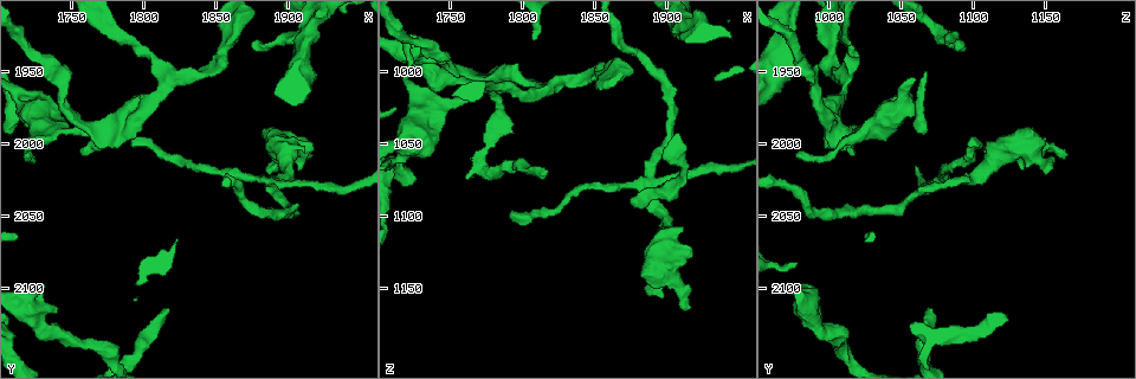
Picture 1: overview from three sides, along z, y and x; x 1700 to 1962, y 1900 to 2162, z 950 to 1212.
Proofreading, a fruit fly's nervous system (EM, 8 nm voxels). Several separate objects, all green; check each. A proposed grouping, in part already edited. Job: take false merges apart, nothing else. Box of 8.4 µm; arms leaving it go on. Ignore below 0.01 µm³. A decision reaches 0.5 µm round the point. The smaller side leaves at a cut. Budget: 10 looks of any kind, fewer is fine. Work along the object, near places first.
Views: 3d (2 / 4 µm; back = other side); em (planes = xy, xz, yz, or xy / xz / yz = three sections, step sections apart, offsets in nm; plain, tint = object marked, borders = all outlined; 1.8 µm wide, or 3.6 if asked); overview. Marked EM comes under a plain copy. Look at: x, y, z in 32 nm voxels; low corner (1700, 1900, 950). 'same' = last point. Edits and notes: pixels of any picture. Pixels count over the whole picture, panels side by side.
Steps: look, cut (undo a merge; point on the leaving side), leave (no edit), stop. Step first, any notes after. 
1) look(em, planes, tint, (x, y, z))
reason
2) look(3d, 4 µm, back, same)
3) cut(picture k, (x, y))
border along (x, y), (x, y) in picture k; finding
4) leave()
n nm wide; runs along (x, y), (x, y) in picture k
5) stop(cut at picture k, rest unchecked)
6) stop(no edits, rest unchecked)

look(em, 3.6 µm, planes, borders, (1898, 2002, 1138))
three arms meet

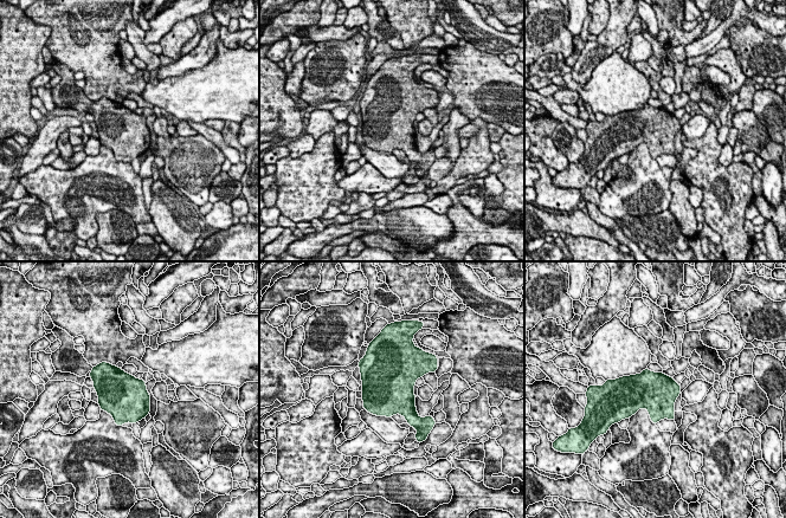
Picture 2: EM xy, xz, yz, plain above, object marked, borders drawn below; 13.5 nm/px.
leave()
continuous, no second cell

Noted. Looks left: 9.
look(3d, 4 µm, (1888, 2026, 1080))
looks like a crossing

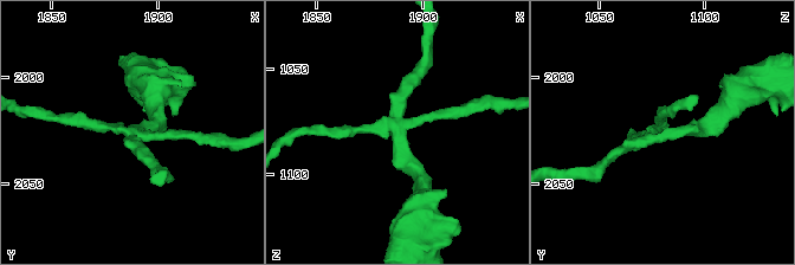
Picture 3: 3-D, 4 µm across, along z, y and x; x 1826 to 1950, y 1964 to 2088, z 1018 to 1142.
look(em, 3.6 µm, planes, tint, (1888, 2028, 1079))
4 arms

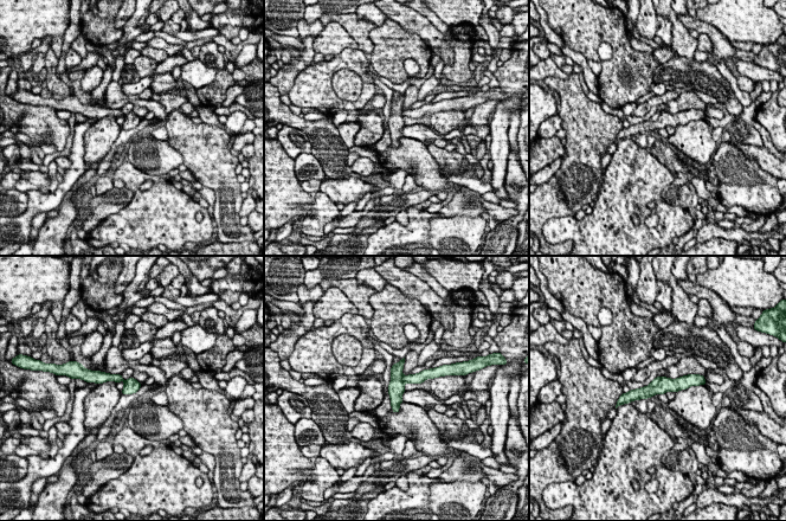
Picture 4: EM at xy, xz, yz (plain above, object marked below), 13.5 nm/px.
cut(picture 4, (656, 380))
border along (661, 377), (656, 385), (650, 386) in picture 4; a second cell is stuck on

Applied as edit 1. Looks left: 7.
look(em, 3.6 µm, planes, tint, (1718, 1978, 1050))
narrows sharply

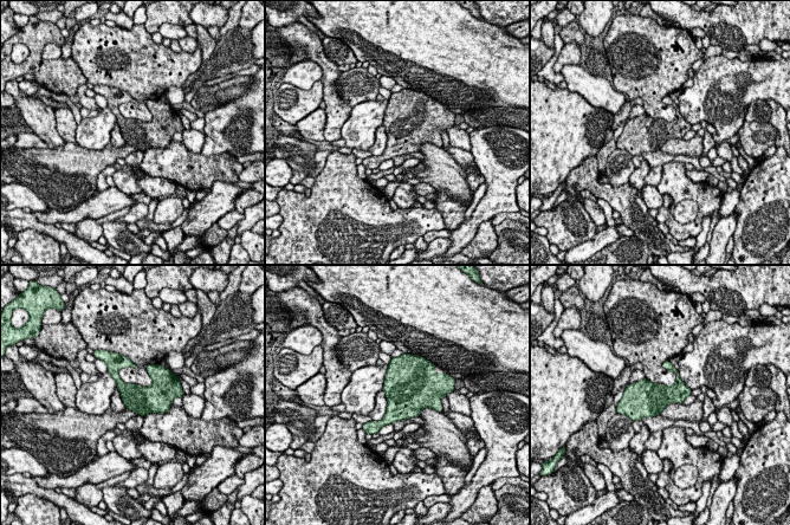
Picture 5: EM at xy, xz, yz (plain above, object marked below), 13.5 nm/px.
leave()
continuous, no second cell

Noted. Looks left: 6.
look(3d, 2 µm, (1772, 1996, 1008))
sharp bend

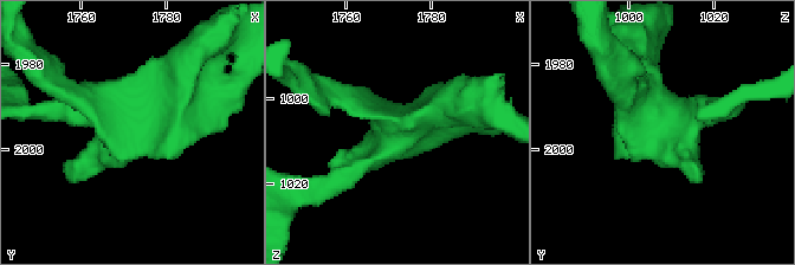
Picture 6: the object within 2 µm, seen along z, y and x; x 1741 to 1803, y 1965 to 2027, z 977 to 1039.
look(em, planes, tint, (1772, 1993, 1009))

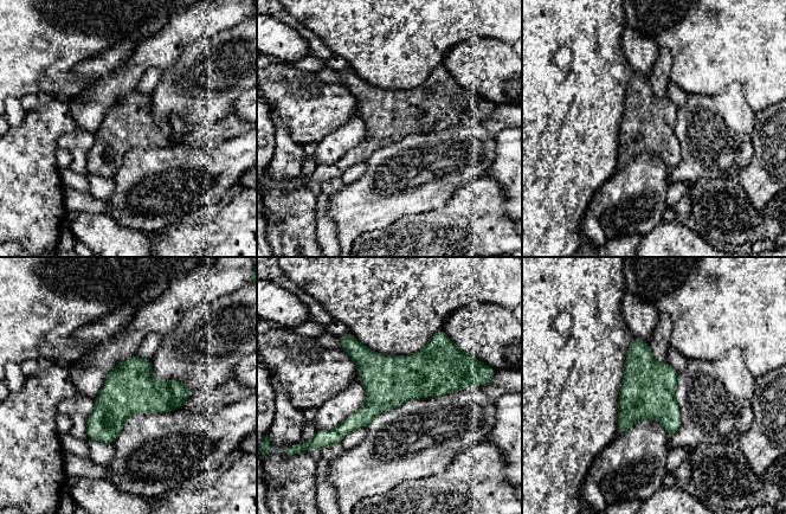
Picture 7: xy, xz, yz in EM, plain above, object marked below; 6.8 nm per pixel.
leave()
runs along (461, 384), (397, 383), (334, 432) in picture 7; one cell here

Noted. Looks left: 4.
stop(cut at picture 4, rest unchecked)

